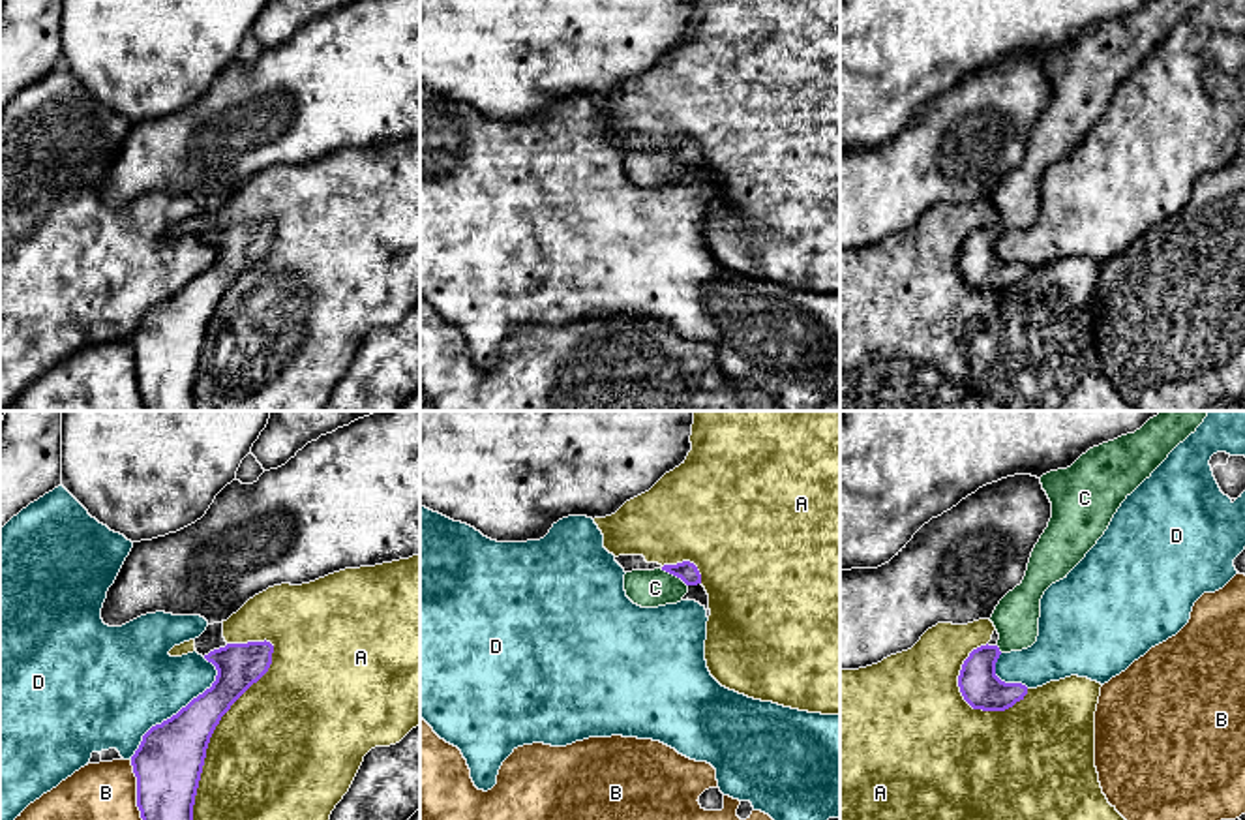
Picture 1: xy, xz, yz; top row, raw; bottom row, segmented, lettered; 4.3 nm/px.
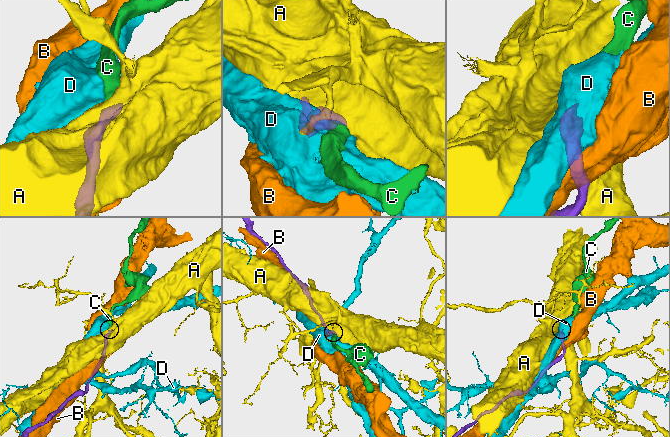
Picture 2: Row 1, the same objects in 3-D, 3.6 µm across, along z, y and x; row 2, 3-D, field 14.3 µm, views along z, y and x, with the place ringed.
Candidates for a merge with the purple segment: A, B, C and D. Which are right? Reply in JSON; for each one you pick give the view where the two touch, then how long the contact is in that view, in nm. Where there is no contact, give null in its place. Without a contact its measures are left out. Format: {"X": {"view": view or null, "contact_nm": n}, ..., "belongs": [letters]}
{"C": {"view": "xz", "contact_nm": 140}, "belongs": ["C"]}

